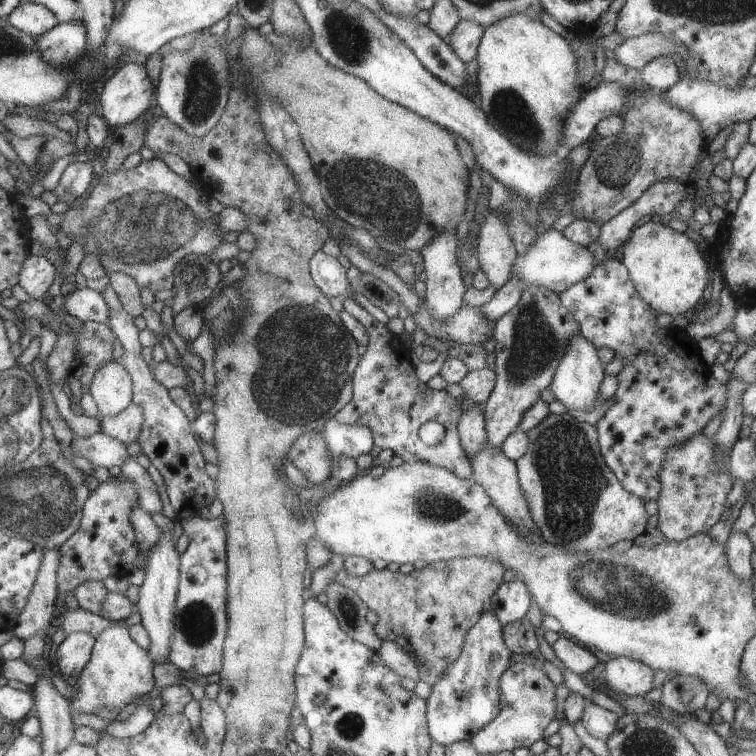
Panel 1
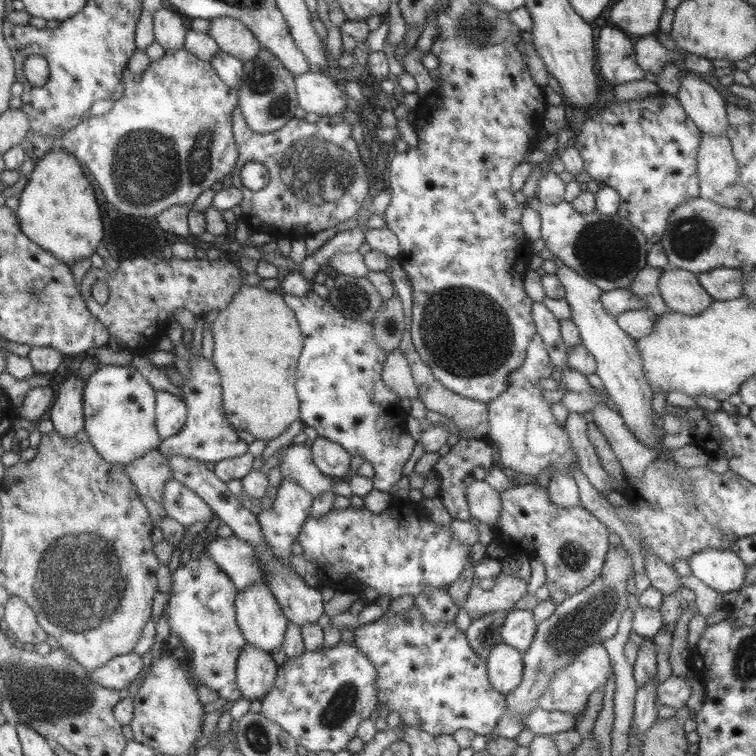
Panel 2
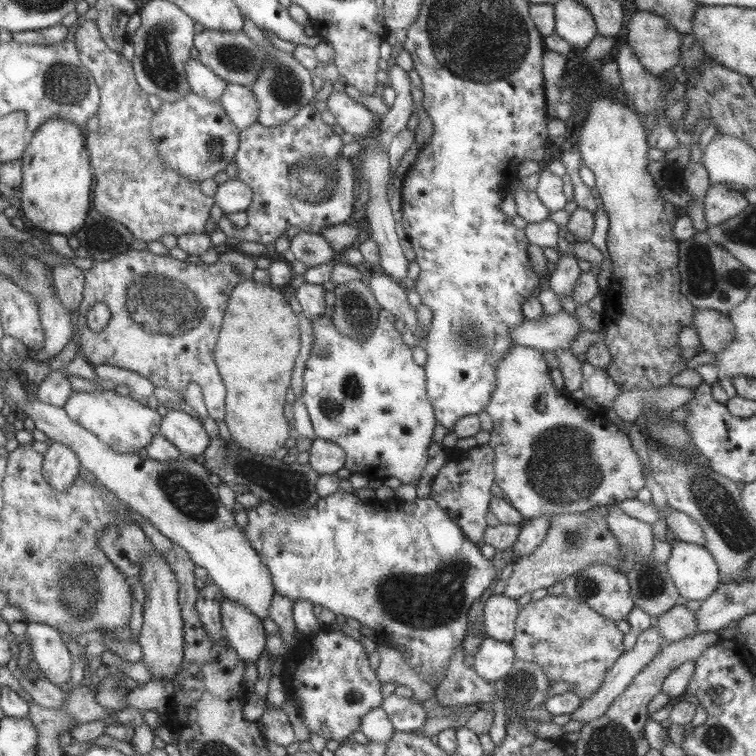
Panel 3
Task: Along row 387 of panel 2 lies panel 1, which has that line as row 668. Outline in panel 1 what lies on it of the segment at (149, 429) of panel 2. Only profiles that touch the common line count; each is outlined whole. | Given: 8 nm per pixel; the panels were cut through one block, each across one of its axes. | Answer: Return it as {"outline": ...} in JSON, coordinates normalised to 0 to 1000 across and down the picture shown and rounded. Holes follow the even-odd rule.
{"outline":[[[151,821],[128,844],[110,888],[97,906],[101,911],[90,930],[108,943],[124,944],[132,935],[151,938],[153,944],[171,930],[184,931],[185,922],[194,919],[205,907],[201,897],[201,873],[197,864],[184,857],[171,843],[169,831]]]}

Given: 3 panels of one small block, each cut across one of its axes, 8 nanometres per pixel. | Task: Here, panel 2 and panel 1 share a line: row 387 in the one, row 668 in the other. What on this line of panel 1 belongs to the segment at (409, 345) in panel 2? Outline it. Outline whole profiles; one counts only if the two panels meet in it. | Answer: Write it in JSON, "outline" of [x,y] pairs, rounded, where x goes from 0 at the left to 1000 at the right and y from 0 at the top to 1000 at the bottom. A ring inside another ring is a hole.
{"outline":[[[603,737],[566,745],[538,761],[492,753],[481,762],[470,763],[451,751],[440,769],[470,783],[484,806],[499,813],[496,840],[505,849],[522,849],[541,865],[554,886],[554,898],[571,909],[583,897],[589,881],[607,870],[614,843],[634,815],[648,804],[649,788],[664,772],[668,755],[649,738]]]}

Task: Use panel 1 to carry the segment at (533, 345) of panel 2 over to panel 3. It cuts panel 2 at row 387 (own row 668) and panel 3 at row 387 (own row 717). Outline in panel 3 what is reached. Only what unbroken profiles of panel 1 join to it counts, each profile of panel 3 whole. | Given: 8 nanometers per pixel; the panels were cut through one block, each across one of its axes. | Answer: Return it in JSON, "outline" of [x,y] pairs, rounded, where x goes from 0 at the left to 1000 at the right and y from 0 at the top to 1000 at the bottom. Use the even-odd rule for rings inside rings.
{"outline":[[[680,455],[657,476],[656,505],[640,541],[651,557],[644,589],[653,599],[653,639],[692,688],[741,679],[767,680],[787,669],[841,659],[843,649],[853,643],[853,630],[831,574],[799,553],[799,542],[776,541],[738,517],[730,509],[718,464]]]}

